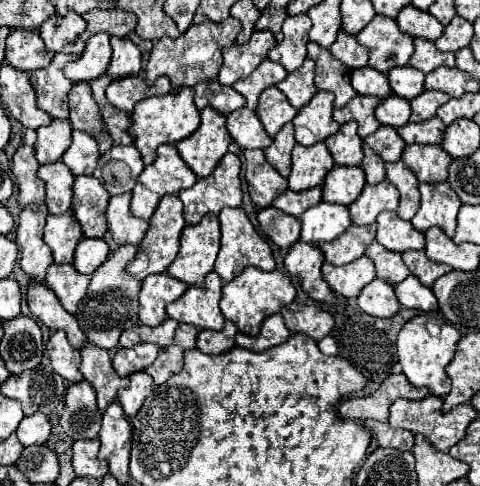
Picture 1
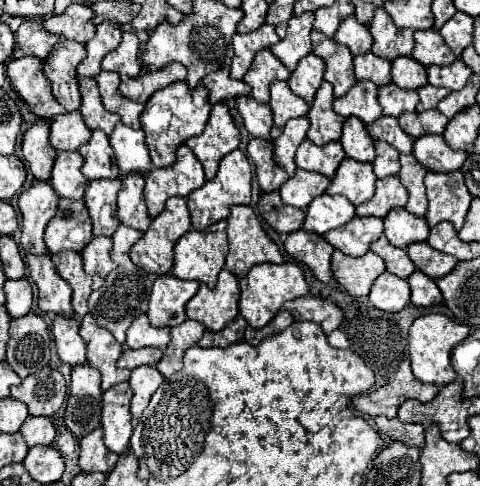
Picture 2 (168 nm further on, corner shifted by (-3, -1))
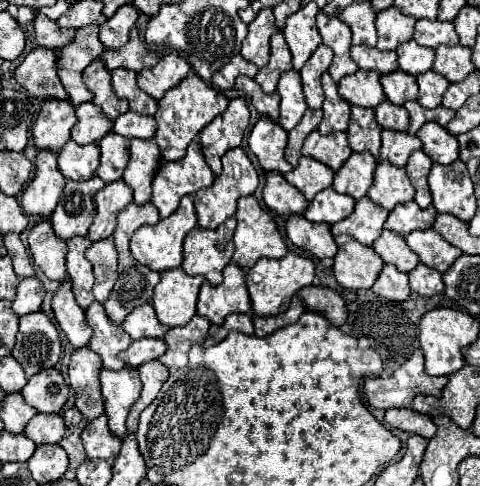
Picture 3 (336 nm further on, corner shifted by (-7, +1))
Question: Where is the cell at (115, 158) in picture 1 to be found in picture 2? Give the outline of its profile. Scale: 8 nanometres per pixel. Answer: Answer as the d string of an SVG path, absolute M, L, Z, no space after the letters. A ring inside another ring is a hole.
M120 121L120 123L116 123L116 127L110 135L110 145L114 147L116 163L118 163L122 175L132 173L132 171L146 175L152 169L148 145L144 141L142 129L132 129Z

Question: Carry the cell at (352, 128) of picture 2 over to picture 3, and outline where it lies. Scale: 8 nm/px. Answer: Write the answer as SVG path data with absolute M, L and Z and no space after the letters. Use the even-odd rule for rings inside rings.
M352 107L352 117L350 117L350 127L348 127L348 143L354 153L368 151L374 157L380 153L380 127L374 121L374 111L372 109L360 109Z

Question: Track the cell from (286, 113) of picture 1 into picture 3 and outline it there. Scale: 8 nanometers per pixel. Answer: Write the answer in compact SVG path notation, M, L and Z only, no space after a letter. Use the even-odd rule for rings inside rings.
M288 71L280 77L278 81L278 89L276 93L282 97L280 101L280 119L278 123L290 131L298 119L304 115L304 111L308 109L304 93L302 93L302 83L300 83L300 73L298 71Z

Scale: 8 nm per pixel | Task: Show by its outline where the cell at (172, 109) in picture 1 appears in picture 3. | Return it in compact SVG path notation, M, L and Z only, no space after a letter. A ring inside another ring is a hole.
M188 75L186 79L182 79L176 87L172 87L160 101L158 101L158 111L154 115L158 129L154 135L154 141L160 147L162 159L166 161L180 161L186 155L186 147L188 143L200 133L202 127L206 127L216 115L220 115L224 109L228 107L228 99L212 89L210 85L206 85L202 79L198 79L198 75Z

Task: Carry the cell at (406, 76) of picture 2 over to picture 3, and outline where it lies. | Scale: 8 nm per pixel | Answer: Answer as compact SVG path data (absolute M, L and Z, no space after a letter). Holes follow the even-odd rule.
M408 41L402 47L398 47L396 53L398 53L400 69L414 77L432 69L434 49L426 49L426 47L420 47L416 41Z

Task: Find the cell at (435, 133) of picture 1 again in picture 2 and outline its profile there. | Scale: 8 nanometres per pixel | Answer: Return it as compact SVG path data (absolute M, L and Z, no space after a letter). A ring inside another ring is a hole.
M422 111L422 113L406 113L404 117L398 117L400 127L414 139L426 133L442 133L448 125L448 119L438 111Z

